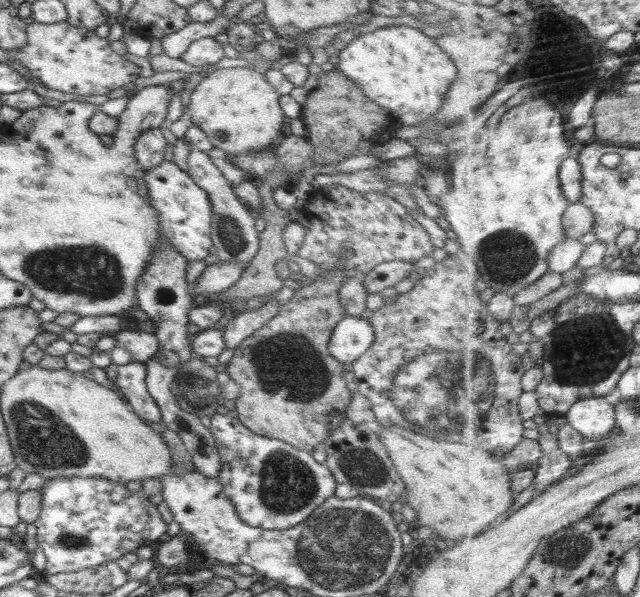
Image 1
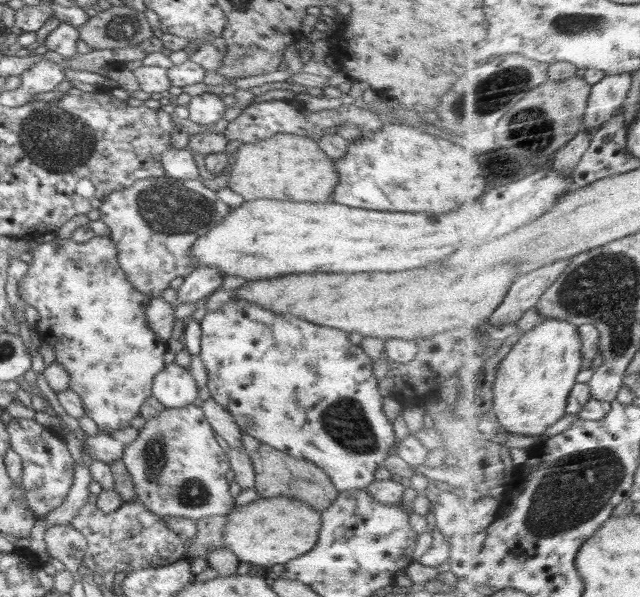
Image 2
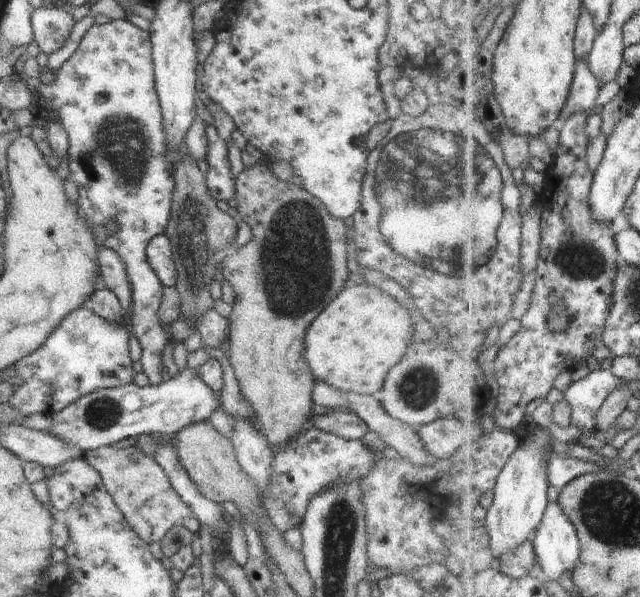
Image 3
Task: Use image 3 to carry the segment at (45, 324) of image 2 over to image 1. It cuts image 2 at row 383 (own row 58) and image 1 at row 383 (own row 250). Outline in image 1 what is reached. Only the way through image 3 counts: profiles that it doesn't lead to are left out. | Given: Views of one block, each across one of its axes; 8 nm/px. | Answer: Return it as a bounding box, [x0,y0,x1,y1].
[103,360,162,423]

